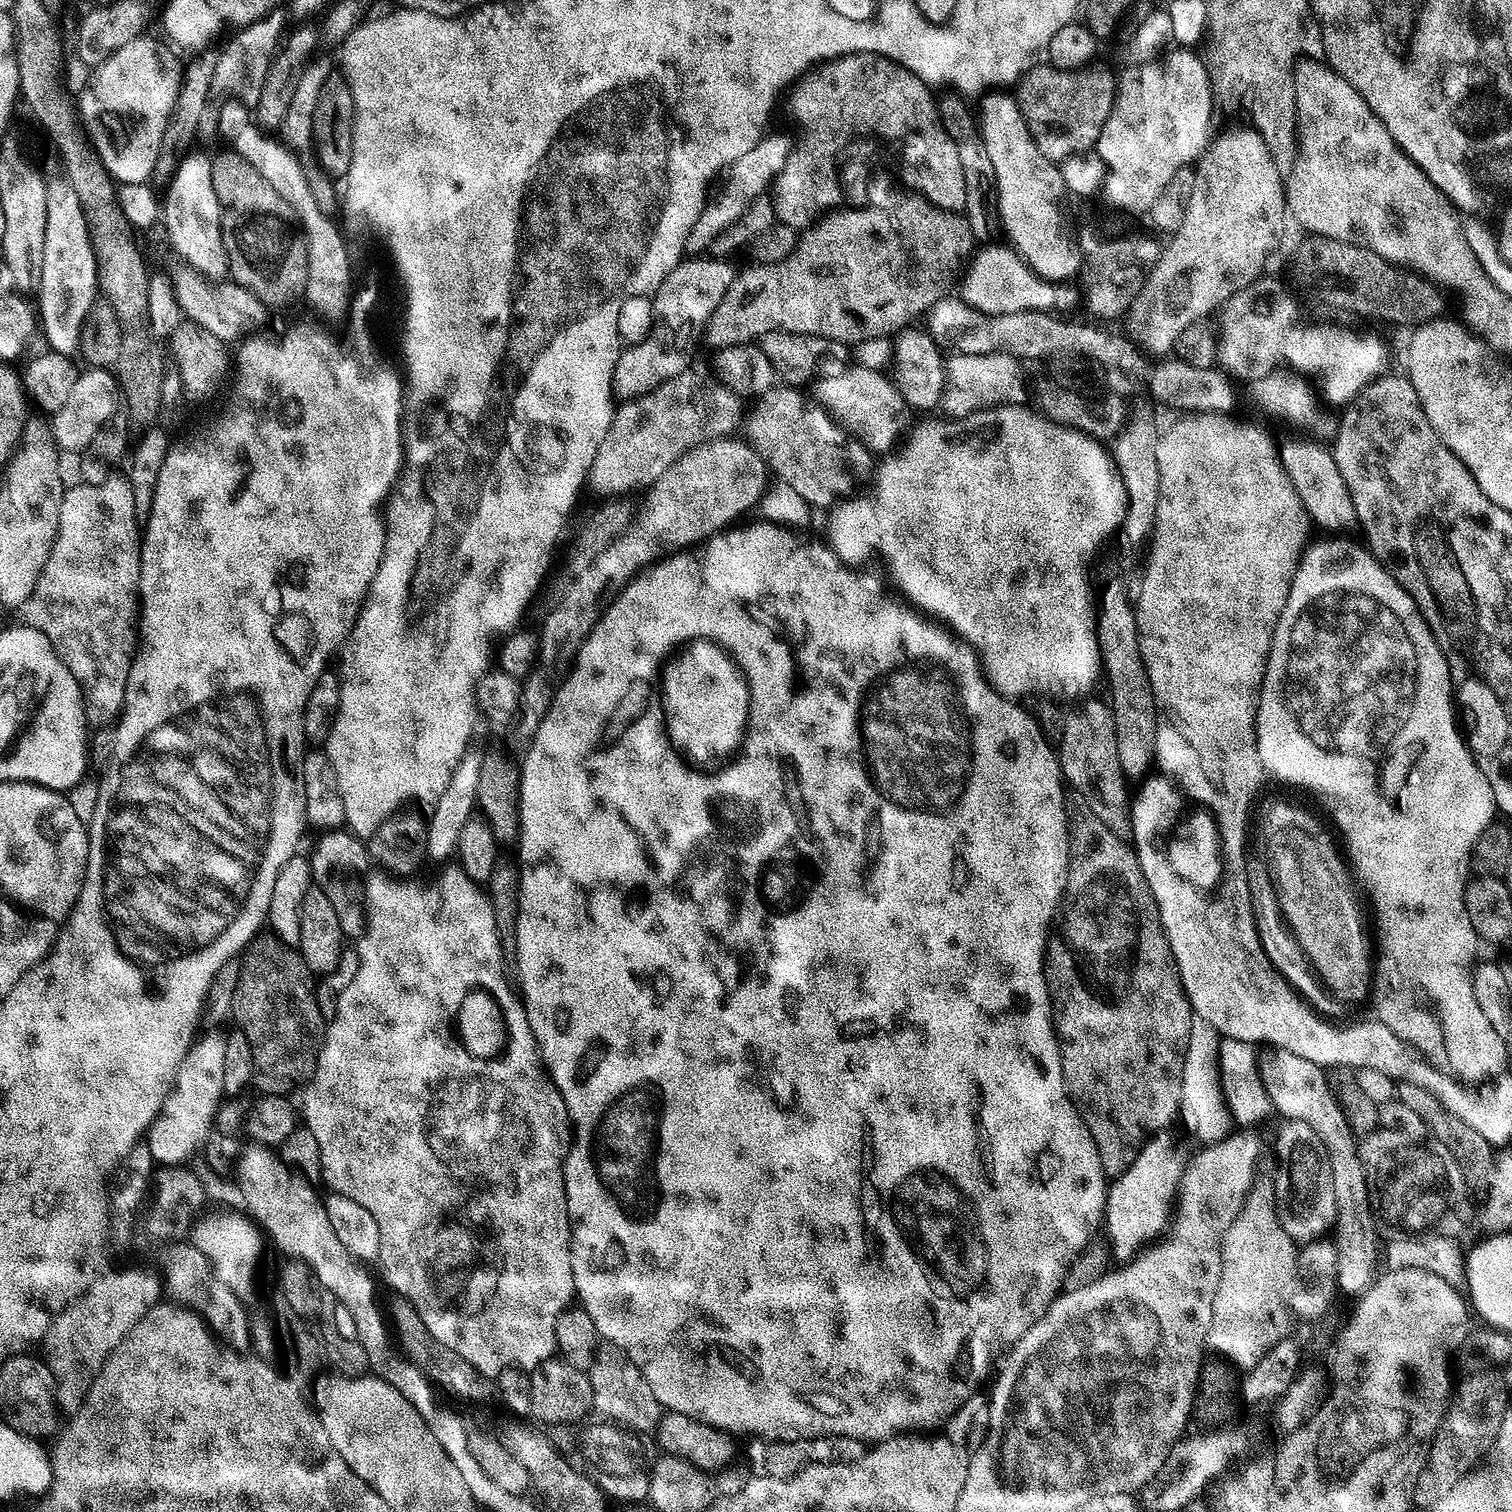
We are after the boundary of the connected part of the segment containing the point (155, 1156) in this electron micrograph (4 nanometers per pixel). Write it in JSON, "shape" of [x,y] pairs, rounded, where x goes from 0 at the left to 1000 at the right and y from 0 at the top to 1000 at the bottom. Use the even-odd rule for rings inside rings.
{"shape":[[[140,681],[138,685],[133,685],[124,701],[116,711],[115,721],[111,723],[106,735],[97,749],[97,756],[101,768],[106,771],[122,771],[127,764],[132,763],[139,750],[143,735],[149,727],[147,721],[147,699],[149,697],[148,685]]]}

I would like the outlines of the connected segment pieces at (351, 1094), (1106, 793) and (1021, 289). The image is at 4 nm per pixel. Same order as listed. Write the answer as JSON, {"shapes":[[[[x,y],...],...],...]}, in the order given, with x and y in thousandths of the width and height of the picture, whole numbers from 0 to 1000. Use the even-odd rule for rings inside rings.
{"shapes":[[[[304,573],[295,575],[291,583],[289,583],[288,587],[284,588],[283,591],[280,591],[278,587],[274,587],[272,583],[265,583],[264,581],[257,581],[254,578],[251,579],[244,579],[241,586],[242,610],[239,614],[239,618],[234,624],[235,630],[238,632],[237,644],[234,644],[231,652],[229,652],[229,655],[226,655],[226,657],[224,660],[222,673],[216,675],[214,681],[214,690],[212,691],[209,707],[206,714],[200,720],[200,724],[201,724],[200,741],[200,743],[202,741],[202,743],[201,743],[203,747],[208,750],[208,755],[210,755],[212,780],[214,782],[217,782],[222,790],[234,792],[234,795],[237,795],[237,798],[239,798],[239,800],[245,800],[247,808],[250,808],[250,813],[251,814],[251,835],[254,836],[254,847],[267,859],[269,864],[274,866],[276,872],[279,872],[282,880],[287,886],[292,888],[292,890],[300,893],[300,896],[306,896],[306,898],[308,898],[308,901],[311,901],[311,903],[313,903],[319,910],[323,911],[327,911],[330,907],[335,905],[351,906],[368,896],[368,878],[369,877],[369,872],[375,865],[379,864],[381,860],[380,840],[377,837],[377,824],[376,823],[377,810],[376,809],[376,798],[374,798],[374,787],[373,786],[373,767],[376,765],[380,747],[376,739],[374,729],[366,718],[366,716],[362,712],[362,708],[360,706],[359,701],[357,700],[357,694],[354,692],[354,687],[351,681],[351,676],[348,673],[346,661],[340,655],[339,651],[337,651],[333,644],[331,621],[329,620],[329,615],[327,612],[327,602],[322,592],[318,591],[316,586]]],[[[717,462],[704,475],[702,488],[700,491],[701,512],[706,521],[712,524],[714,528],[734,548],[737,553],[745,554],[747,550],[747,534],[743,532],[743,521],[741,518],[745,516],[739,504],[739,491],[737,483],[735,469],[732,465],[723,462]]],[[[666,162],[653,163],[648,165],[642,170],[638,180],[635,185],[635,193],[634,194],[638,201],[642,202],[646,206],[653,209],[668,209],[675,206],[694,206],[698,206],[701,208],[709,204],[714,197],[714,191],[709,190],[710,188],[700,187],[698,188],[696,186],[689,185],[677,171],[673,167]]]]}

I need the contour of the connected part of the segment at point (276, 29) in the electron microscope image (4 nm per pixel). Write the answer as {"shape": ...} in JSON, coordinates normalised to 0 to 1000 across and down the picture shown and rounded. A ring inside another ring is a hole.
{"shape":[[[187,5],[181,5],[177,10],[171,11],[168,15],[157,21],[159,22],[154,25],[153,30],[146,34],[146,40],[141,53],[141,59],[144,62],[146,61],[147,63],[165,70],[169,70],[171,67],[176,48],[179,46],[180,39],[186,31],[187,24],[189,21],[188,18],[190,16],[190,11],[188,7]]]}

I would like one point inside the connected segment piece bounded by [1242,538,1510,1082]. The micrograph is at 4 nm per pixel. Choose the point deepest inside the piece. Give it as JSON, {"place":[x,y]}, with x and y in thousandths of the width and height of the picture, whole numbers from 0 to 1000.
{"place":[896,473]}

